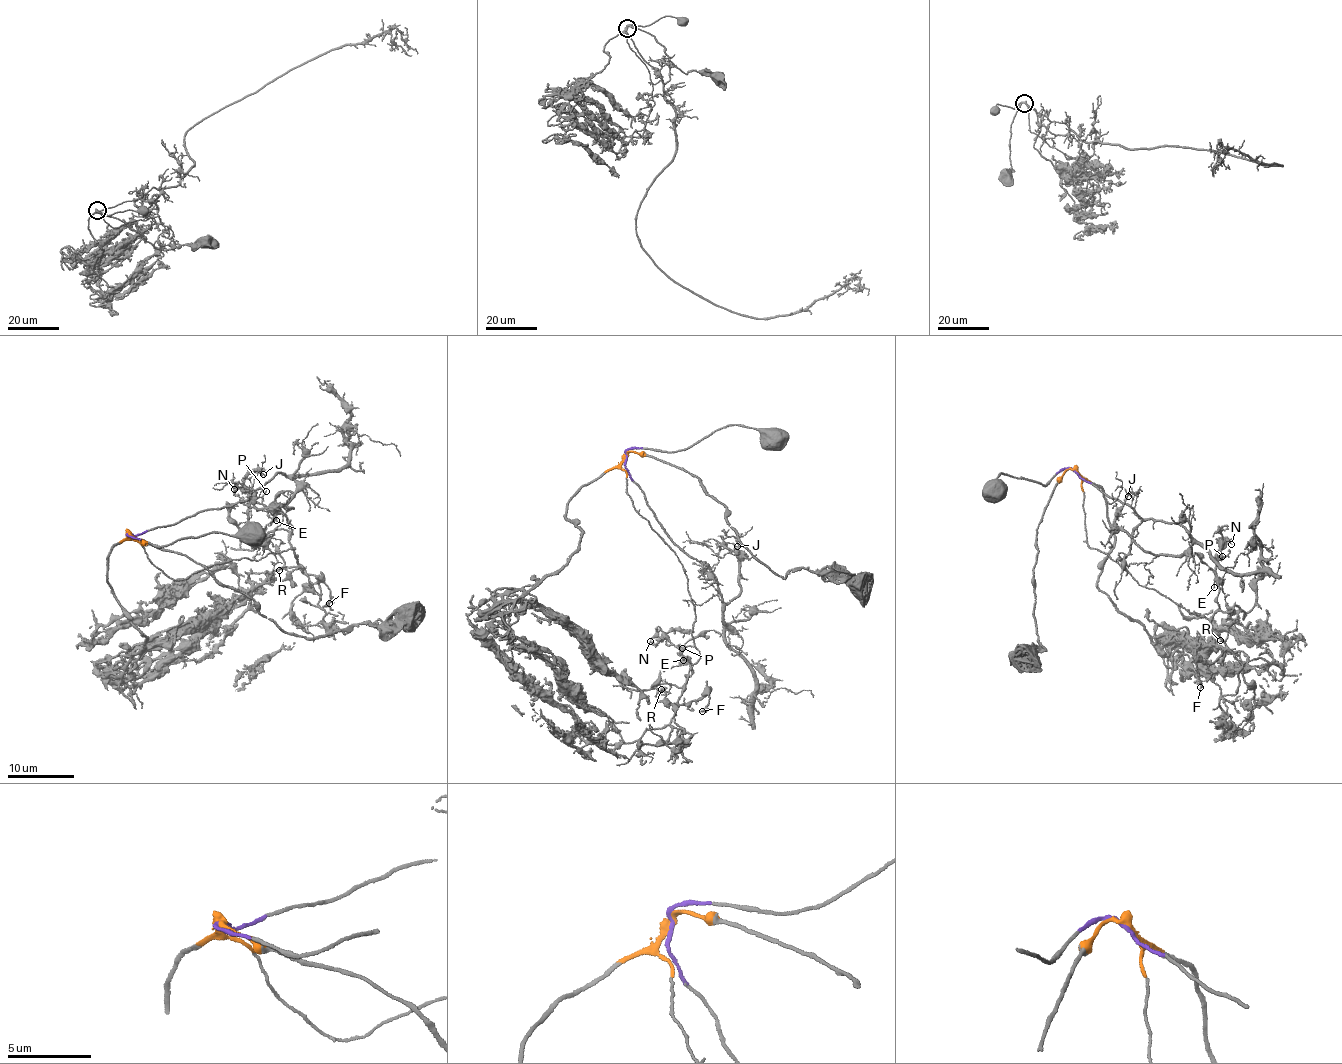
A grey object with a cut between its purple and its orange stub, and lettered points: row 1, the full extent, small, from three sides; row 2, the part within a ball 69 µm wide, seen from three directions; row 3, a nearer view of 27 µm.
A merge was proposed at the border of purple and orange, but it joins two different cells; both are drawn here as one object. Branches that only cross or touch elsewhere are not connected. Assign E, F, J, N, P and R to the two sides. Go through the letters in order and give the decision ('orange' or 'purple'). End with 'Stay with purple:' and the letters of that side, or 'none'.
E: orange
F: orange
J: purple
N: orange
P: orange
R: orange
Stay with purple: J

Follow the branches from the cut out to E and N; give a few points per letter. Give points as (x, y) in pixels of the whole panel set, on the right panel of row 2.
E: (1074, 470), (1080, 476), (1087, 544), (1188, 612), (1213, 614), (1216, 577), (1214, 588)
N: (1074, 470), (1080, 476), (1087, 544), (1188, 612), (1209, 618), (1219, 606), (1219, 539), (1232, 544)

